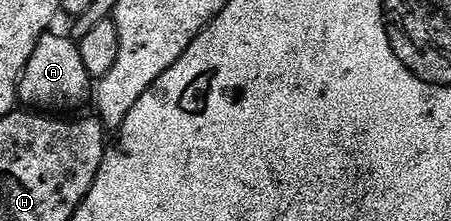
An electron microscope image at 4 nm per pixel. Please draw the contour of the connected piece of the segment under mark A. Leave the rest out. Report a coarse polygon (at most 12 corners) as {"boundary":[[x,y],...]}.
{"boundary":[[41,35],[18,84],[25,108],[64,113],[94,81],[79,46]]}

